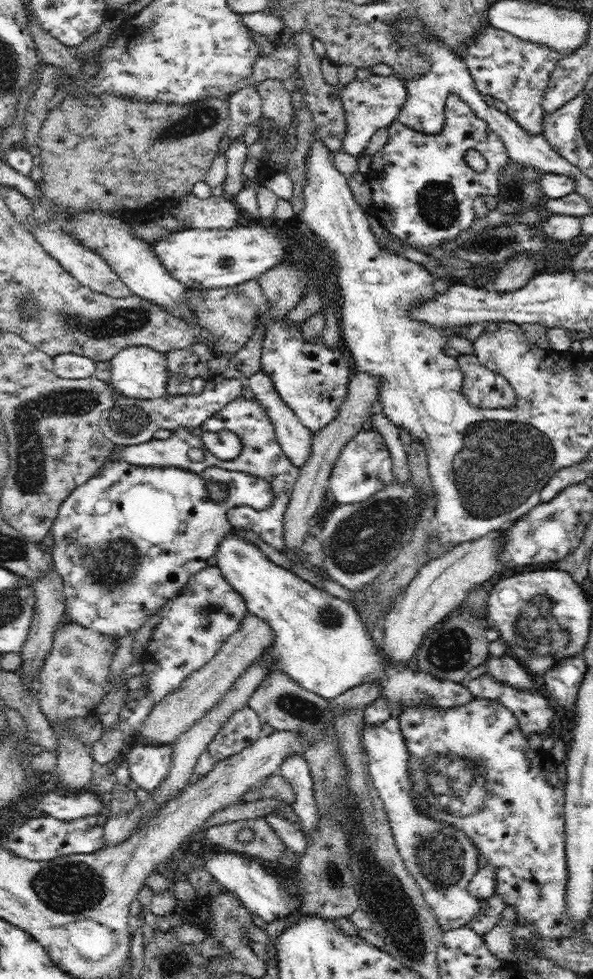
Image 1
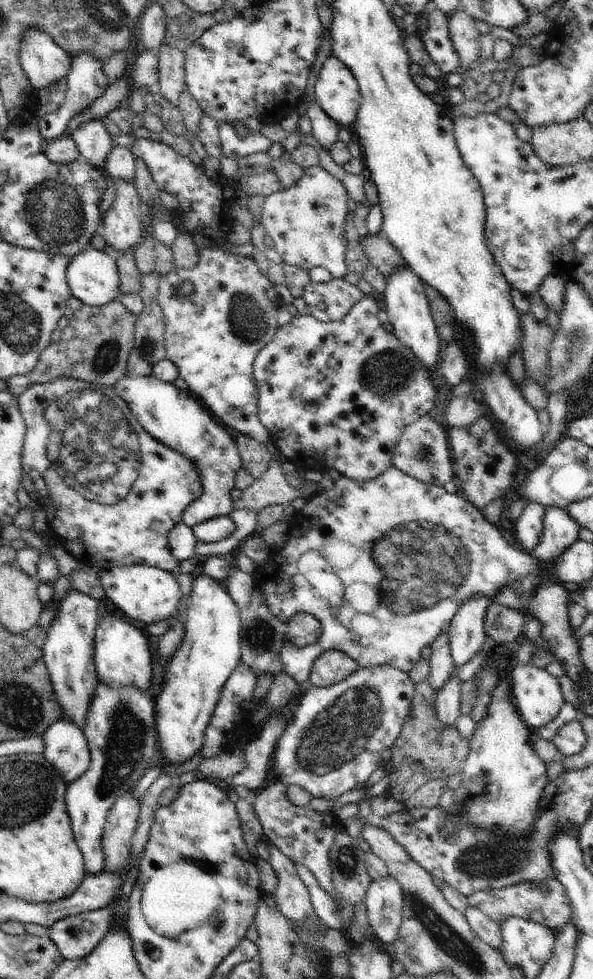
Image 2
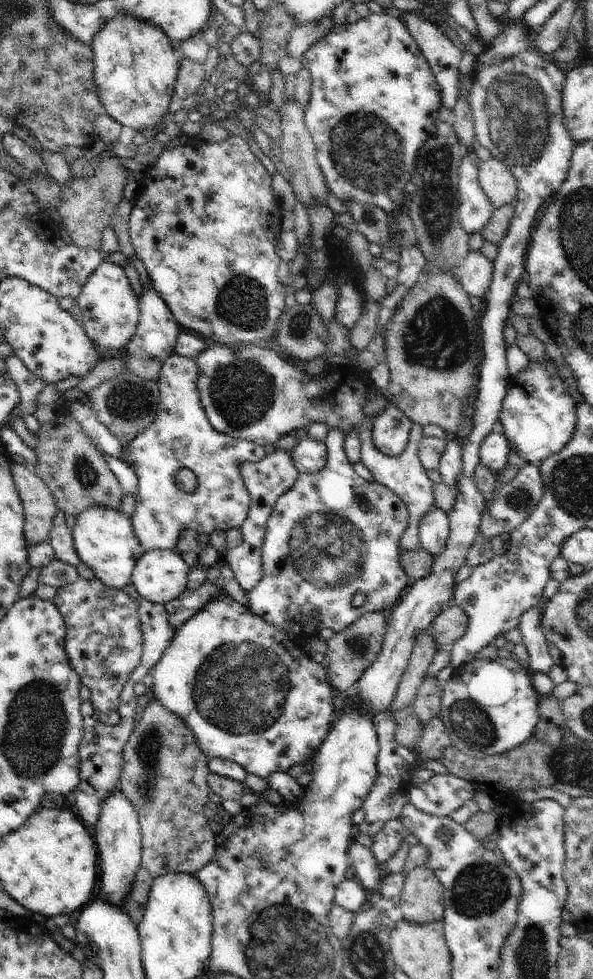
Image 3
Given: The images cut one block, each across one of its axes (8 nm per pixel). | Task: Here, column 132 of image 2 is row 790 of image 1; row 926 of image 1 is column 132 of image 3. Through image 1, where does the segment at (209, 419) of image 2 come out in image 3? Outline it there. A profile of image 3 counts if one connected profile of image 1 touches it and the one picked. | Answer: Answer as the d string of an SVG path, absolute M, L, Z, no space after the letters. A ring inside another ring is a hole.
M175 352L161 366L158 380L161 392L159 411L153 423L141 432L128 448L137 479L138 490L134 514L129 517L134 534L144 552L156 549L170 549L177 545L180 533L192 529L198 534L210 534L216 529L225 530L241 528L247 519L251 505L251 496L245 487L241 472L241 462L260 462L265 457L264 447L236 437L218 432L208 420L197 387L199 368L197 359L180 356ZM180 468L189 468L197 476L198 490L187 494L179 490L175 476Z

